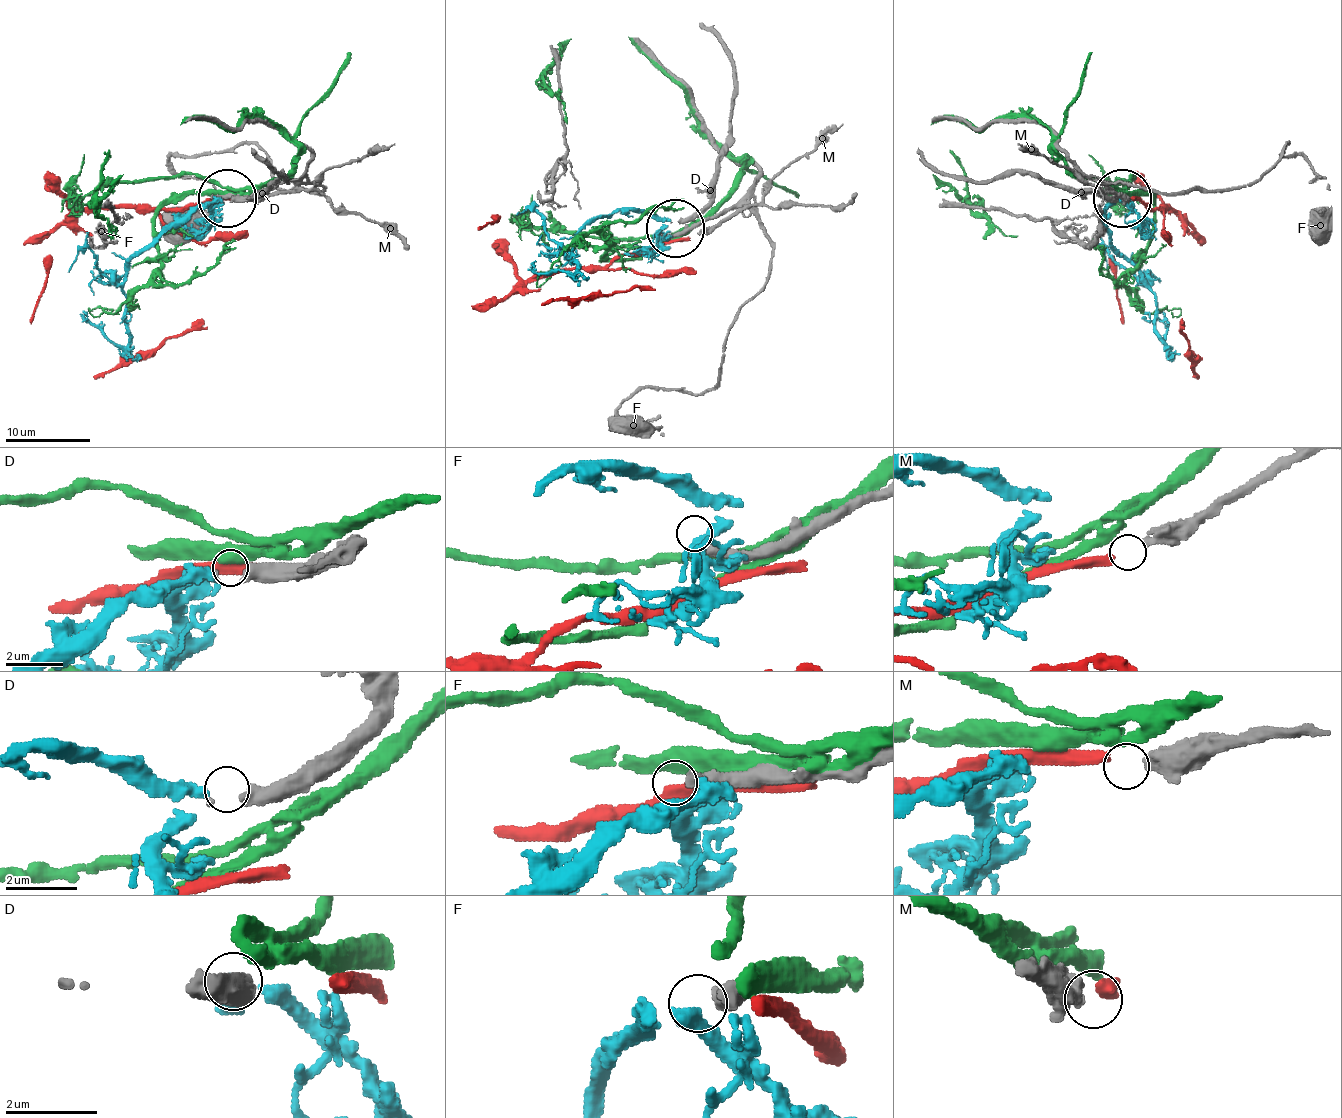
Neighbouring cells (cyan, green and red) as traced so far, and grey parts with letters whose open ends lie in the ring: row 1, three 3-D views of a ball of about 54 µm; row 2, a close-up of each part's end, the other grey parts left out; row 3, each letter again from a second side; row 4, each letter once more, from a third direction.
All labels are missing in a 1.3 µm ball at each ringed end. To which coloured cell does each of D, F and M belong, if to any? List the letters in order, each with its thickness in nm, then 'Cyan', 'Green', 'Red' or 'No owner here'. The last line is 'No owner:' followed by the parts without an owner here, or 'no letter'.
D: Thickness 60 nm. Cyan
F: Thickness 400 nm. No owner here
M: Thickness 440 nm. Red
No owner: F

